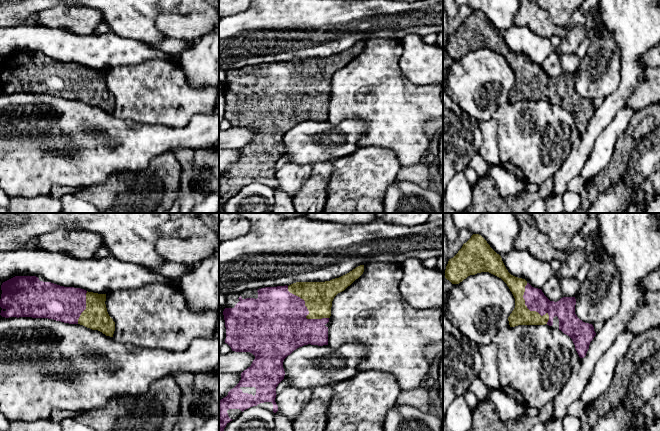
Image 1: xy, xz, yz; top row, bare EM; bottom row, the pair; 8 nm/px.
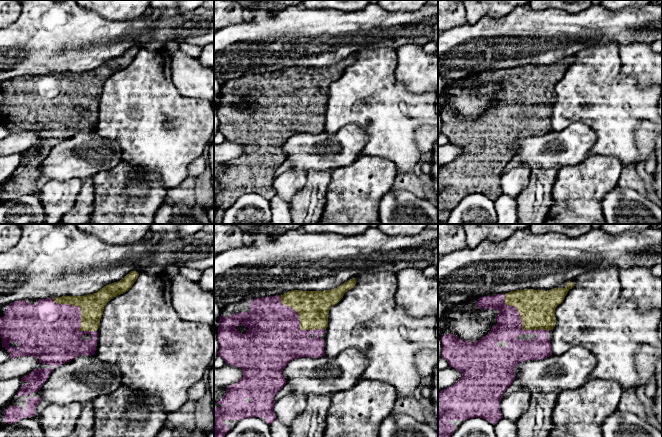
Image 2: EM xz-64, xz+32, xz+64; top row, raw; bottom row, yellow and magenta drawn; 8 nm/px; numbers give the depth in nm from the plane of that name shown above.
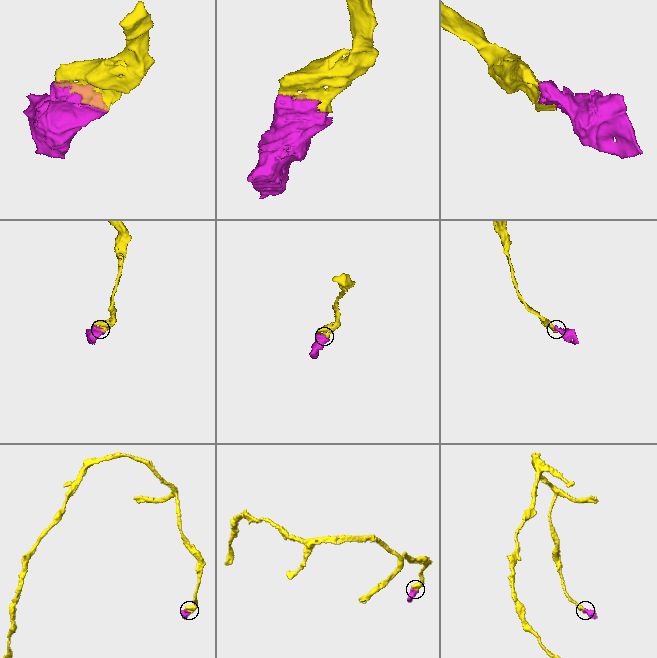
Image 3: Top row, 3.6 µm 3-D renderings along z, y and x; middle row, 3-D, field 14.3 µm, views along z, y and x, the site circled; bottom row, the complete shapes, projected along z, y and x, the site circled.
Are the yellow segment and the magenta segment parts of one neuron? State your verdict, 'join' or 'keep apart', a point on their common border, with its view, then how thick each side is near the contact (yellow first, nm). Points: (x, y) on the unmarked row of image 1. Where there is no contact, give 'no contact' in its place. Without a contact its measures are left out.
join; meets yellow in xz at (308, 86); 240 nm thick on the yellow side, 440 nm on the other

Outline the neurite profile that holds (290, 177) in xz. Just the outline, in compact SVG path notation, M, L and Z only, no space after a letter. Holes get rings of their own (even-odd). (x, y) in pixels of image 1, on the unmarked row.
M287 162L276 171L275 178L279 189L287 192L294 198L302 184L308 179L312 171L312 165Z

